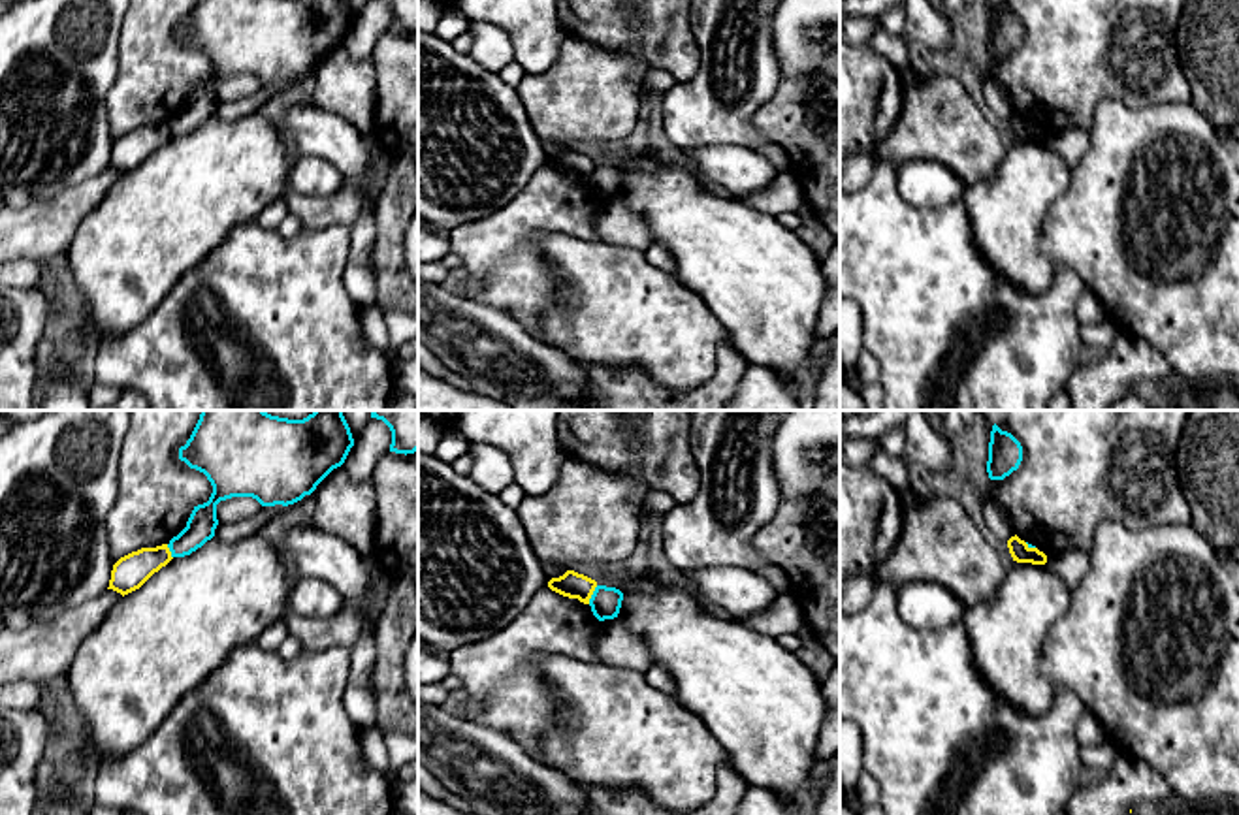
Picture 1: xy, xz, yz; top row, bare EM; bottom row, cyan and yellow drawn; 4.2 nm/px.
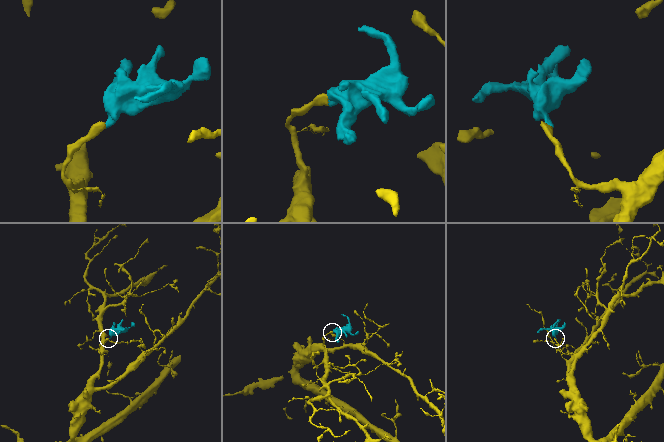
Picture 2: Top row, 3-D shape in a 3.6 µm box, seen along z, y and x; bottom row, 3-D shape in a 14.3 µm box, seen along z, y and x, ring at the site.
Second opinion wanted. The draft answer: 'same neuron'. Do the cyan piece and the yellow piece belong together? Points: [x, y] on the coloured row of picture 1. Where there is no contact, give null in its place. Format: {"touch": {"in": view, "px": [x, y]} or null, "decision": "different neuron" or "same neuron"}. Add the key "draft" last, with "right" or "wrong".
{"touch": {"in": "xz", "px": [592, 595]}, "decision": "different neuron", "draft": "wrong"}

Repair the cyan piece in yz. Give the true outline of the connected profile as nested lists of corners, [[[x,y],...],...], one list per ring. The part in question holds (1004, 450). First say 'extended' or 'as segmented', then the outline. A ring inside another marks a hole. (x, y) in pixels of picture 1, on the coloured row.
as segmented; [[[996,423],[990,431],[987,472],[990,480],[1004,480],[1019,469],[1022,461],[1021,442],[1007,431],[1002,431]]]

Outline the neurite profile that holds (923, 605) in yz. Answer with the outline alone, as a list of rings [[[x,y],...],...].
[[[906,582],[896,587],[898,615],[915,629],[940,631],[962,621],[966,606],[936,582]]]

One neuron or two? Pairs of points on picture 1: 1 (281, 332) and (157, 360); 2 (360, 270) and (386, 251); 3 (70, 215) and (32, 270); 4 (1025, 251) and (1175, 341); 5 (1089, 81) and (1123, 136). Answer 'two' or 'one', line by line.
1: one
2: two
3: two
4: two
5: two

